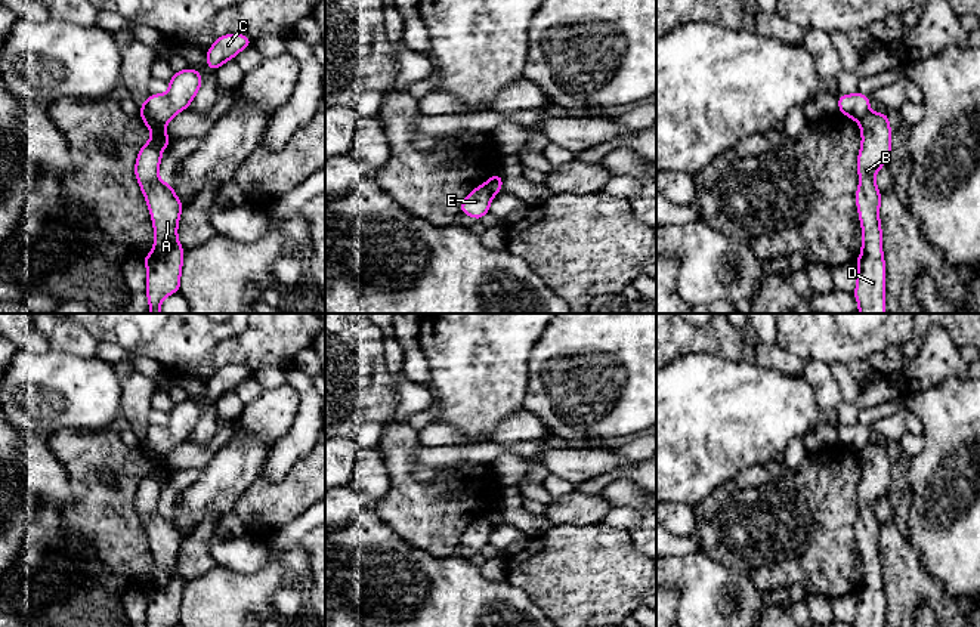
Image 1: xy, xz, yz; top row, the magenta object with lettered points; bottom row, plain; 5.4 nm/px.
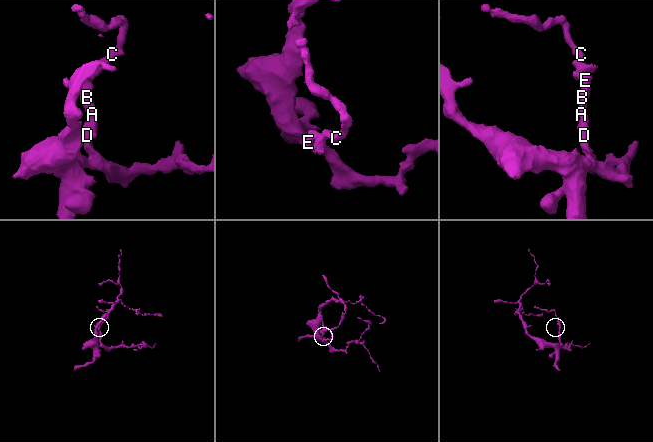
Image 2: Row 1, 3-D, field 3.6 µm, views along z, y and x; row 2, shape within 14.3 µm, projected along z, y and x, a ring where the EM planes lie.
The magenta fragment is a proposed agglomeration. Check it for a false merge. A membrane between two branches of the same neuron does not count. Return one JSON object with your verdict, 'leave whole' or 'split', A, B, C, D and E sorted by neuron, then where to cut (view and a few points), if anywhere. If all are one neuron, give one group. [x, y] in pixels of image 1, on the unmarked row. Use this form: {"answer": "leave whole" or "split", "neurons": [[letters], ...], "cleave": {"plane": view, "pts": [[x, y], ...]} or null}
{"answer": "split", "neurons": [["A", "B", "D", "E"], ["C"]], "cleave": {"plane": "xy", "pts": [[142, 435], [163, 456]]}}

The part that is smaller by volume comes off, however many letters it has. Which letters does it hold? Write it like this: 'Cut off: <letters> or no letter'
Cut off: C

